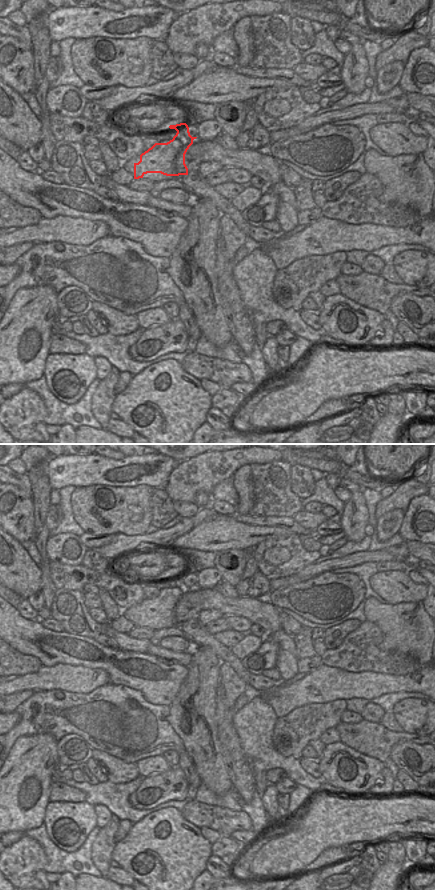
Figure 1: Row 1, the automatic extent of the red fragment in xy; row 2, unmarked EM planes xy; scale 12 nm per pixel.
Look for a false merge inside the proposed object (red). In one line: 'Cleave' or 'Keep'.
Cleave

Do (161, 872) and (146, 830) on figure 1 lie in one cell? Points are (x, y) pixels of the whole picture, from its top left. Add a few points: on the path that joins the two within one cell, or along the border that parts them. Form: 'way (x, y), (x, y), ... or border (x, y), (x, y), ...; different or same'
way (161, 862), (161, 845), (156, 840); same

